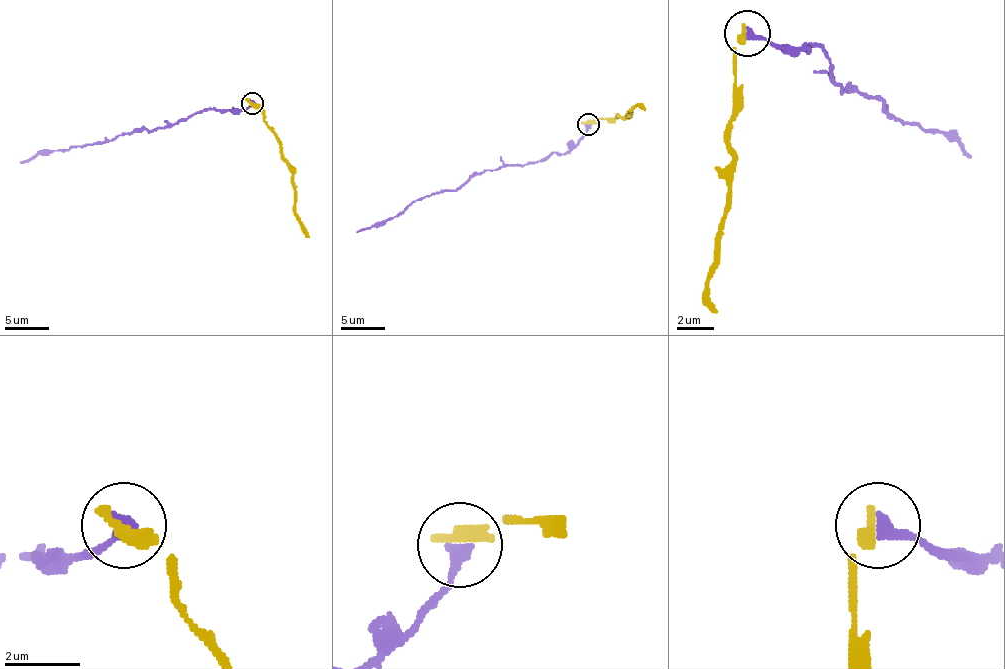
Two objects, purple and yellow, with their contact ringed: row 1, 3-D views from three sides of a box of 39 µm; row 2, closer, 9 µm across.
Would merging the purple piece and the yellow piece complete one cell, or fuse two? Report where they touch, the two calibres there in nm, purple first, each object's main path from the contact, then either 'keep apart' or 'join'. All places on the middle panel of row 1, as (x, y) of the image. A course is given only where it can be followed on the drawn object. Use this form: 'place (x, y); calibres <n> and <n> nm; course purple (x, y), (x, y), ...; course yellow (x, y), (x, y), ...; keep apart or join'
place (588, 124); calibres 380 and 400 nm; course purple (587, 124), (565, 153), (474, 172), (455, 190), (426, 195), (357, 232); course yellow (587, 124), (599, 119), (627, 117), (636, 106), (645, 110); join

